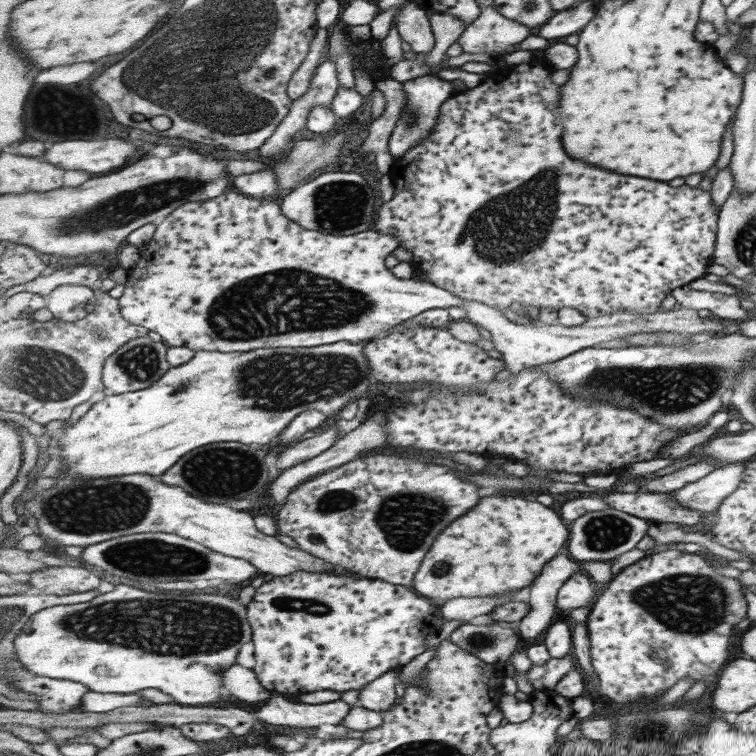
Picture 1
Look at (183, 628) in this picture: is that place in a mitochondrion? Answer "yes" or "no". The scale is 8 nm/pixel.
yes

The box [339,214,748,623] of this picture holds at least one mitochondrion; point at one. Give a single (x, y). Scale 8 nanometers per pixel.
(669, 390)

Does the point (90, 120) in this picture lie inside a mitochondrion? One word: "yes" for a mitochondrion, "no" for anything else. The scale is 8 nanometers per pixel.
no

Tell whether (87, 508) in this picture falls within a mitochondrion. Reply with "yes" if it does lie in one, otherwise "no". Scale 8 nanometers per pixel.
yes

